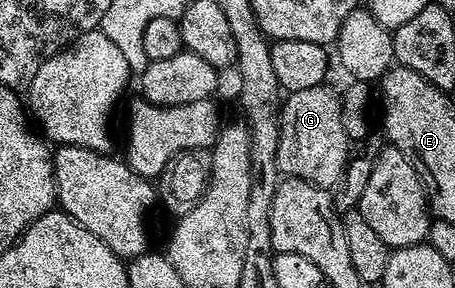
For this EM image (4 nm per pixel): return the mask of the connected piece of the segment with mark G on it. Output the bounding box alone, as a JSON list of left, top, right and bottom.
[276,83,352,190]

